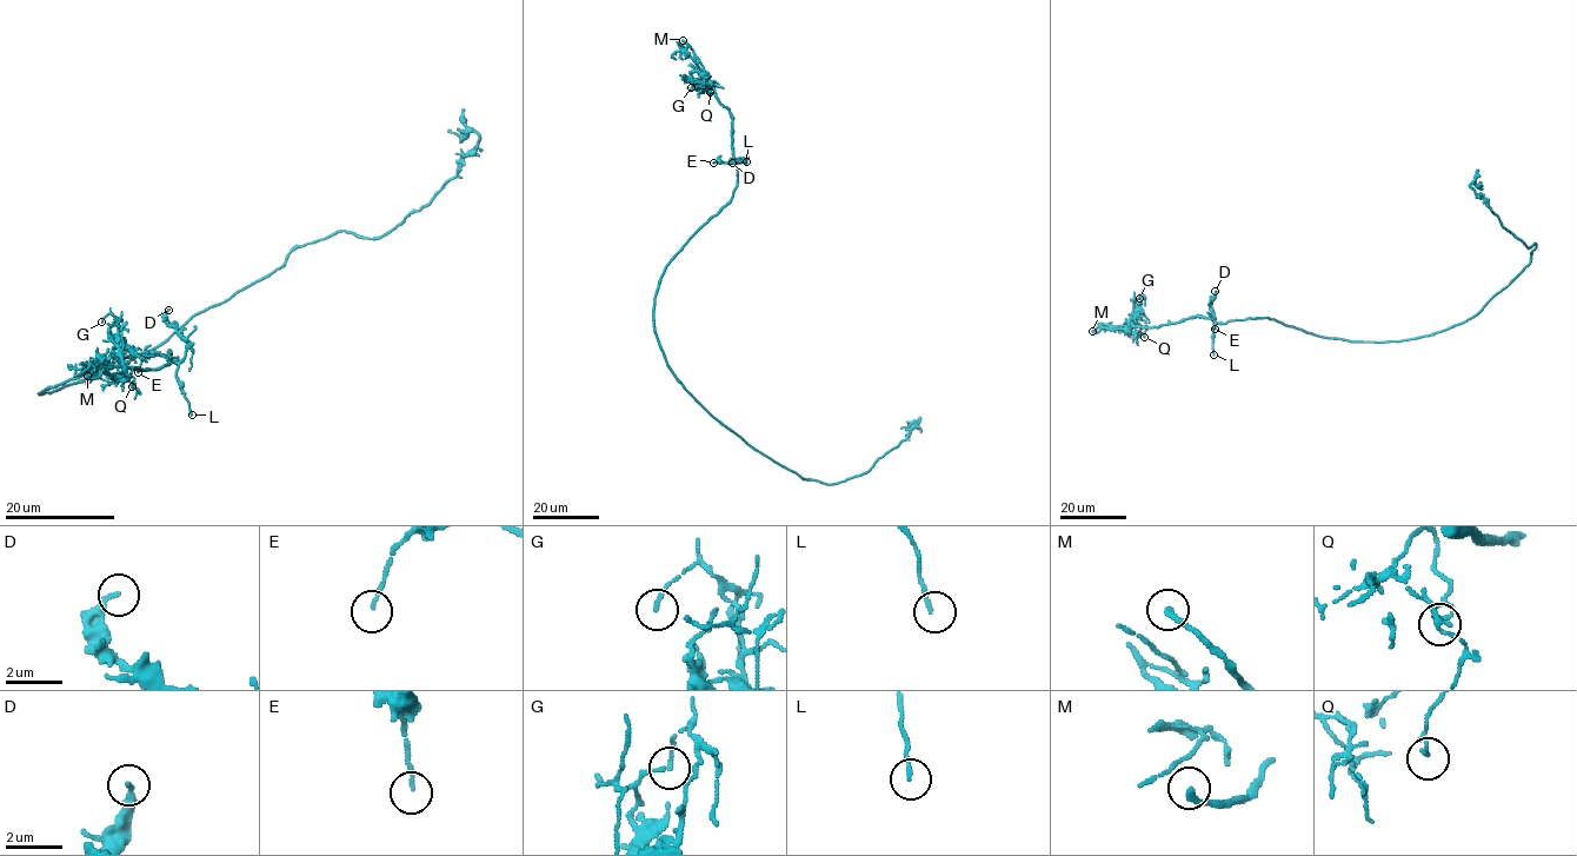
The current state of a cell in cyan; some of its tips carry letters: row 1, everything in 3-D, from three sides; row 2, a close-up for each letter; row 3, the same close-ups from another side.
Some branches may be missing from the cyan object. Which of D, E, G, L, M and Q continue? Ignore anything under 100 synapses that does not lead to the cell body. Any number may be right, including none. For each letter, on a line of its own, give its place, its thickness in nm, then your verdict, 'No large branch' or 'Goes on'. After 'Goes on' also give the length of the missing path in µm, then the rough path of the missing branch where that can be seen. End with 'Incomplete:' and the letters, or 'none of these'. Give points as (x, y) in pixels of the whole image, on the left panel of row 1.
D: Place: (168, 310). Thickness 200 nm. No large branch
E: Place: (138, 372). Thickness 120 nm. No large branch
G: Place: (101, 322). Thickness 120 nm. No large branch
L: Place: (192, 415). Thickness 130 nm. No large branch
M: Place: (87, 376). Thickness 200 nm. Goes on. Missing length about 60 µm. Course of what is missing: (87, 376), (108, 379), (174, 379), (198, 367), (210, 309), (225, 292), (231, 260), (240, 245)
Q: Place: (132, 386). Thickness 100 nm. No large branch
Incomplete: M

